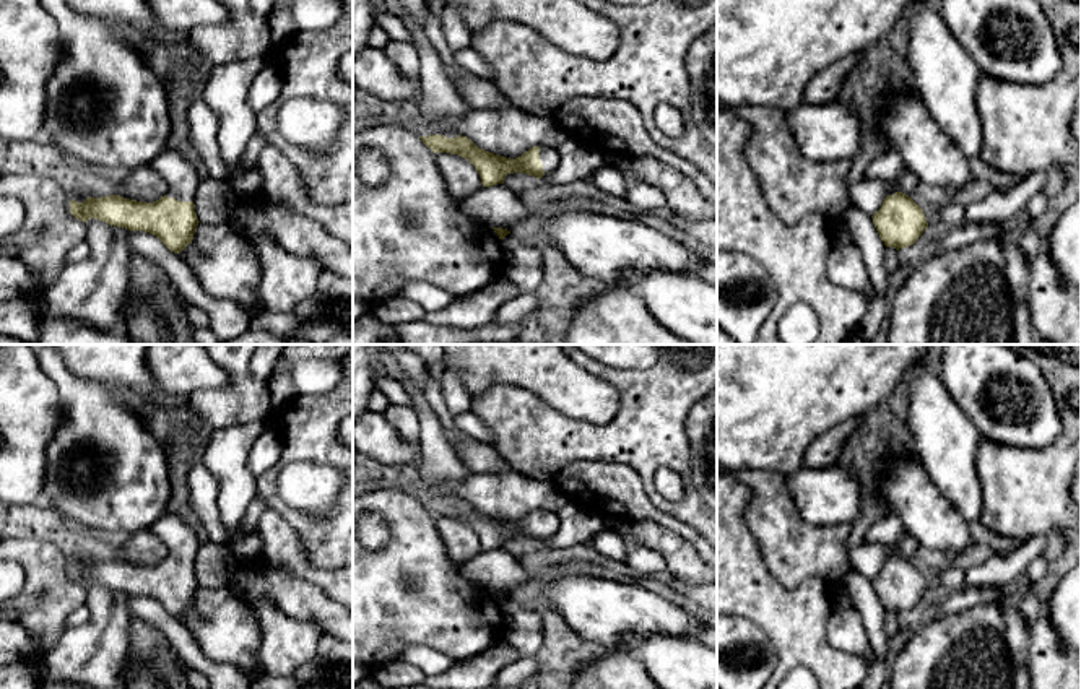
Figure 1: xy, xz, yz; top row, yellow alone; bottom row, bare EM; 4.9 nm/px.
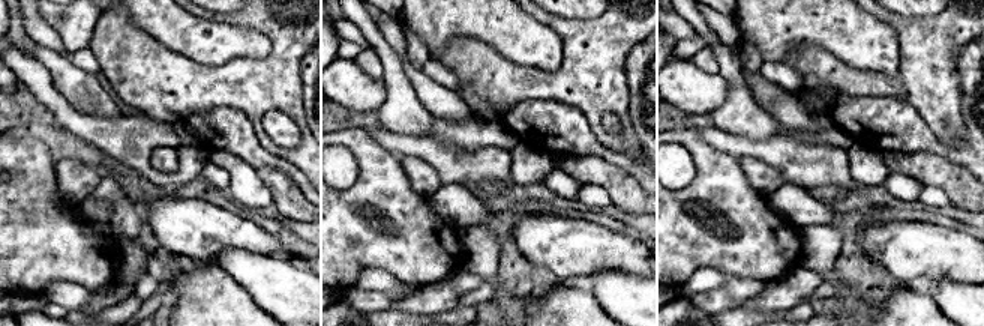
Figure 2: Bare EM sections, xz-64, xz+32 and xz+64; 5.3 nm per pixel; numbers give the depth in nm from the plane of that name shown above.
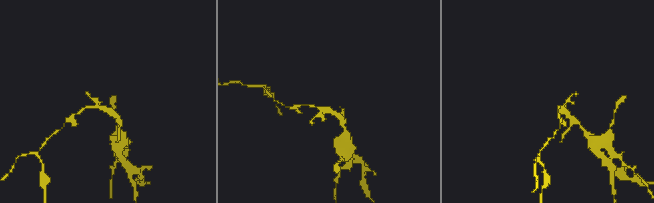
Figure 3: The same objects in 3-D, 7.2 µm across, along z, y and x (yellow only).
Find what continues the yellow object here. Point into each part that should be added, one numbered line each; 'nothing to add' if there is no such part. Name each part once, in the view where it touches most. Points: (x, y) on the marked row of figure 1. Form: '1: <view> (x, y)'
1: xz (550, 156)

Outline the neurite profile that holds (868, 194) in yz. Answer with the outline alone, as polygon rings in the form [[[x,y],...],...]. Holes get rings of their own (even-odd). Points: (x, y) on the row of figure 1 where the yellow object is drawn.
[[[863,177],[858,182],[849,185],[850,203],[868,216],[873,216],[892,190],[894,185],[891,184]]]

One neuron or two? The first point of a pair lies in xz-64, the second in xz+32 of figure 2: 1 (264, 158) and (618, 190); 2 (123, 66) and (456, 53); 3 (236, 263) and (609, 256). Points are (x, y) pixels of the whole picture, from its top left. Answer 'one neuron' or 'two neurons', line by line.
1: two neurons
2: one neuron
3: two neurons

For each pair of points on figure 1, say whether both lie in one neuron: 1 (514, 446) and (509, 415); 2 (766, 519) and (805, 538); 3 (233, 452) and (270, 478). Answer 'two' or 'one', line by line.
1: one
2: one
3: two

